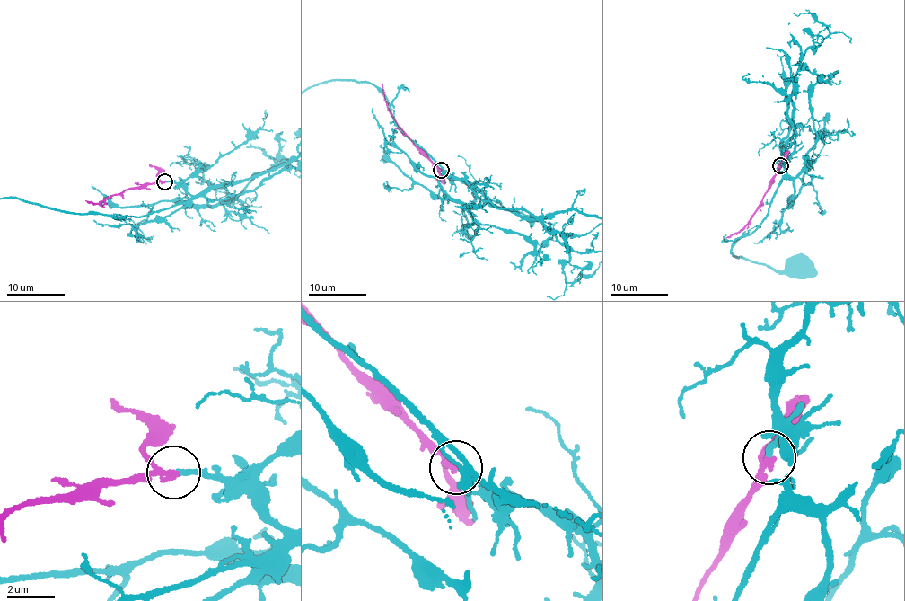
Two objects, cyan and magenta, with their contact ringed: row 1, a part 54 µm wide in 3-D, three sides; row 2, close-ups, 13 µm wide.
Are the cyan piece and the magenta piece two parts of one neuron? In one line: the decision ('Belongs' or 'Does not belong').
Belongs

